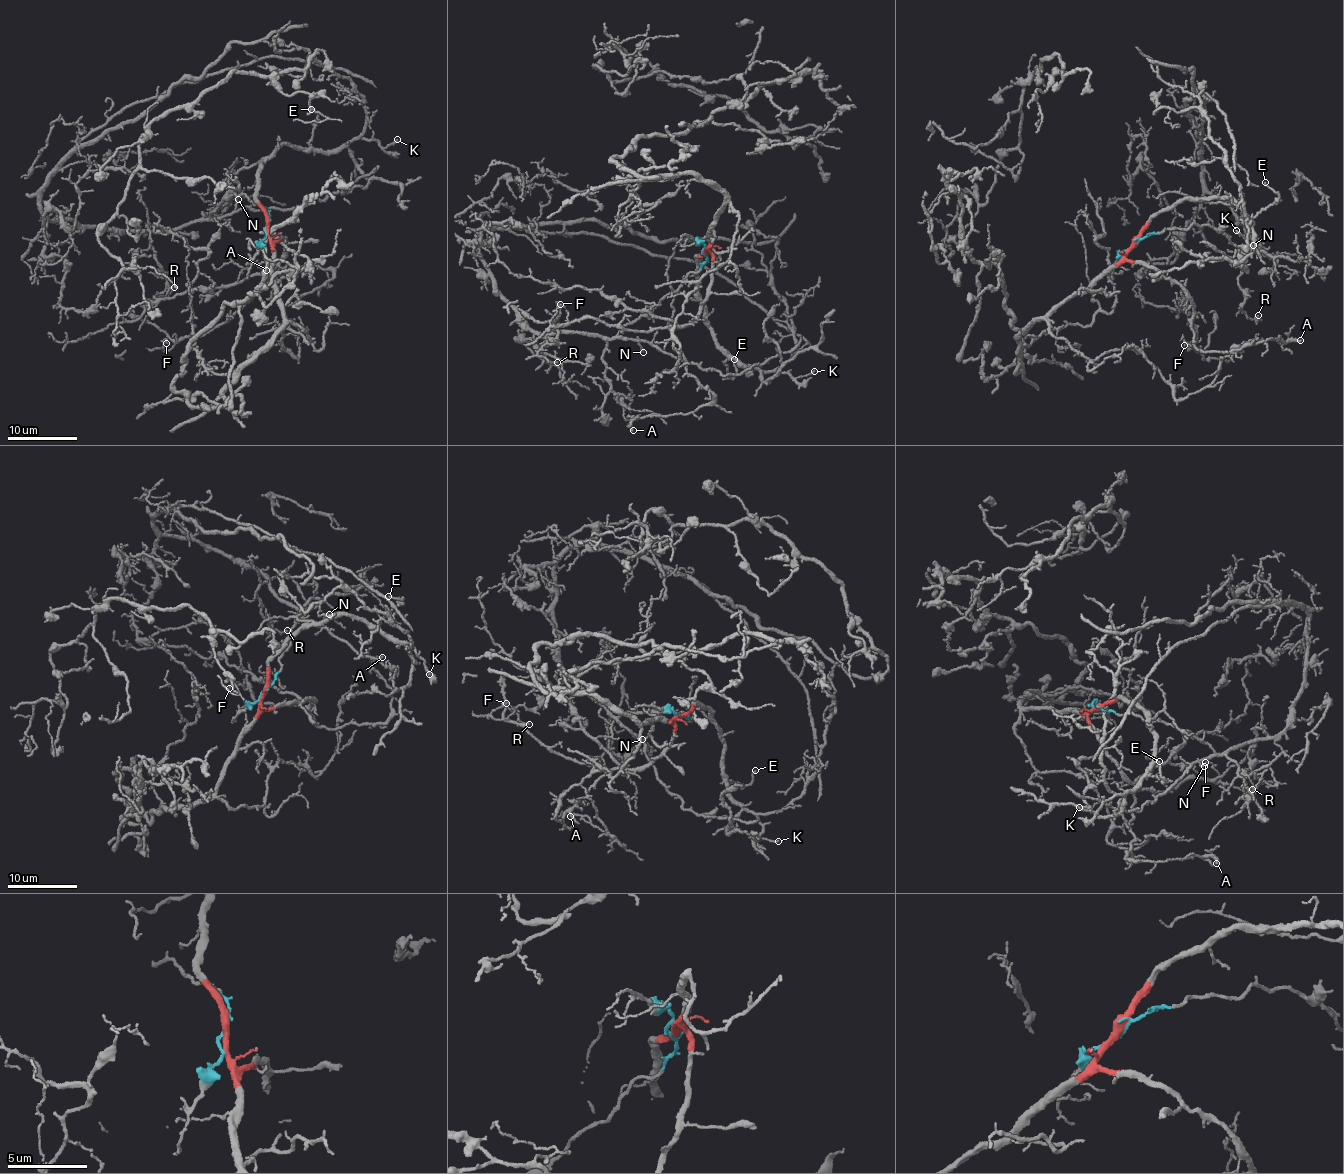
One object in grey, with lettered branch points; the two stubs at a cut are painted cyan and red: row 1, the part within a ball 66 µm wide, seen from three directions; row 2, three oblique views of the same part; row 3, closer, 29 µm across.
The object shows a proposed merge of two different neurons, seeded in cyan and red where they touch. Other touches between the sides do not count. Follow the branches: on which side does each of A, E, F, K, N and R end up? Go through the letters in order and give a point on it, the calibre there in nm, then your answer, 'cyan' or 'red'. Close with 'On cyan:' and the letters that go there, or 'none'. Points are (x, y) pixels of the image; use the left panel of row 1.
A: at (266, 270); 240 nm thick; red
E: at (311, 109); 110 nm thick; red
F: at (166, 343); 110 nm thick; red
K: at (397, 139); 130 nm thick; red
N: at (238, 199); 110 nm thick; cyan
R: at (174, 287); 120 nm thick; cyan
On cyan: N, R

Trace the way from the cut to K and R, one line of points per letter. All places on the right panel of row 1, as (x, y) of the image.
K: (1135, 245), (1152, 218), (1187, 198), (1235, 199), (1253, 224), (1244, 238), (1236, 230)
R: (1135, 245), (1164, 229), (1207, 225), (1244, 253), (1254, 250), (1238, 249), (1238, 284), (1244, 313), (1259, 315)

